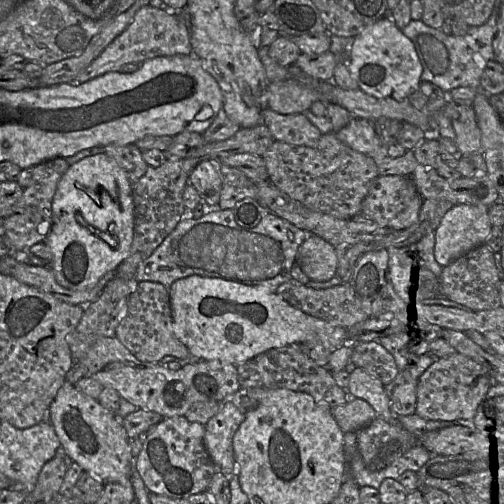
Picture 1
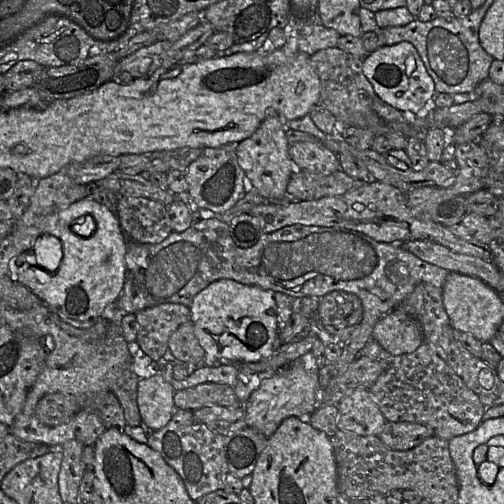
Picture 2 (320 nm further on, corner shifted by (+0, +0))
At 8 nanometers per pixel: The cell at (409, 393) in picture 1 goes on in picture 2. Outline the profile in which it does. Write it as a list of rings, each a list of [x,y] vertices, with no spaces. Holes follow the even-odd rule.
[[[427,343],[421,344],[414,352],[402,355],[388,355],[380,361],[381,373],[370,388],[380,411],[389,422],[411,422],[431,427],[434,435],[450,440],[476,429],[483,421],[485,405],[464,383],[454,370]]]

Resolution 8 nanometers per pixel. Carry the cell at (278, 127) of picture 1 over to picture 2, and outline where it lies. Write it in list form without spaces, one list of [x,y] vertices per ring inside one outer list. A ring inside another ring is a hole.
[[[297,142],[290,146],[289,154],[299,170],[322,175],[340,170],[338,155],[321,142]]]

